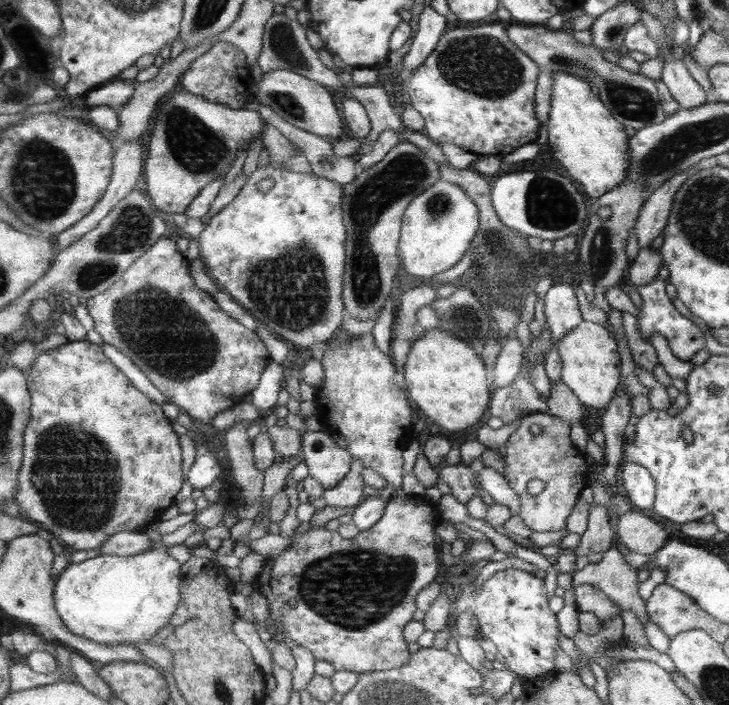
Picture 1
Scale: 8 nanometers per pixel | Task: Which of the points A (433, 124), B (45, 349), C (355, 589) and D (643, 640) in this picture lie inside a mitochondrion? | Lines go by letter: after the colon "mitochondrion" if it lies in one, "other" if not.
A: other
B: other
C: mitochondrion
D: other

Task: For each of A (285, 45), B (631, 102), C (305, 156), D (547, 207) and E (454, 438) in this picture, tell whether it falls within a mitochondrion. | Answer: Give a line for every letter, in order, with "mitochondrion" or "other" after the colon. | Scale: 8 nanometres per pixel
A: mitochondrion
B: mitochondrion
C: other
D: mitochondrion
E: other

